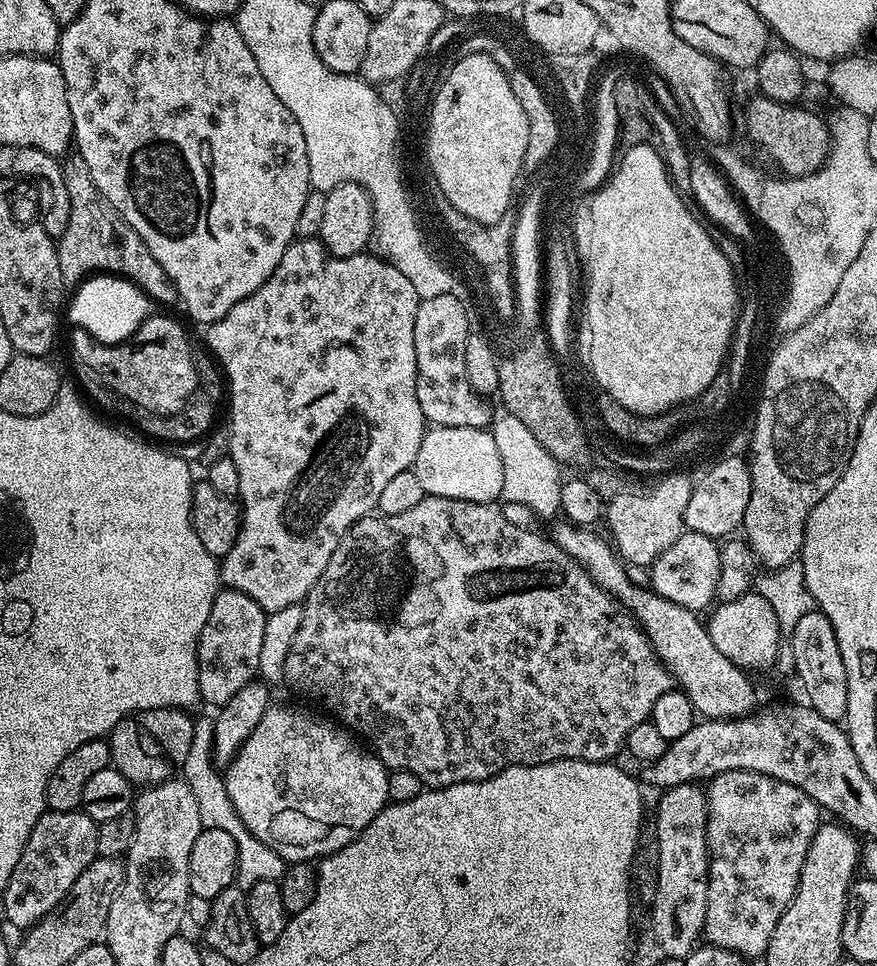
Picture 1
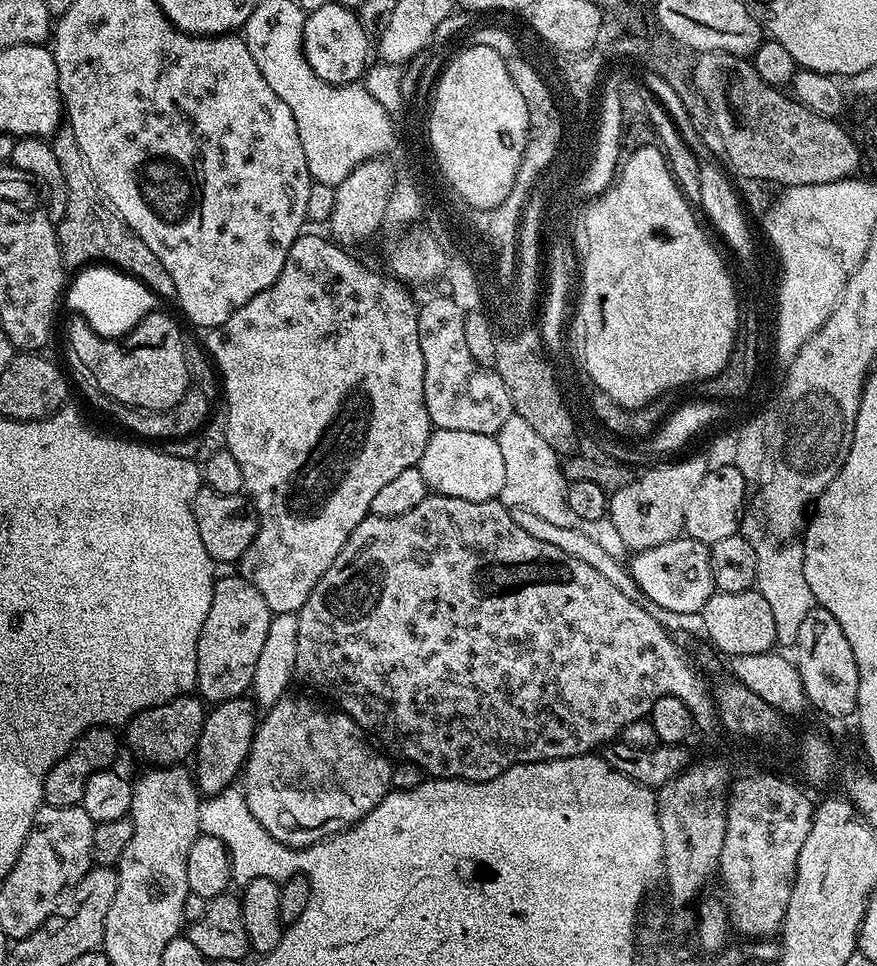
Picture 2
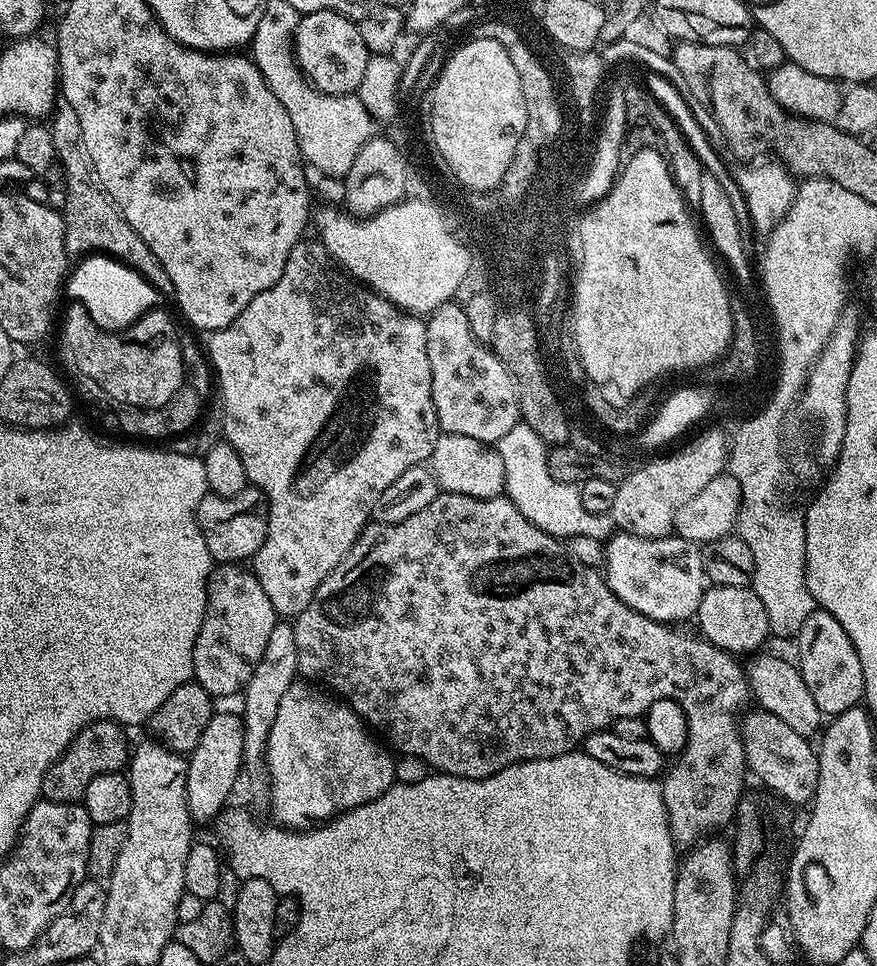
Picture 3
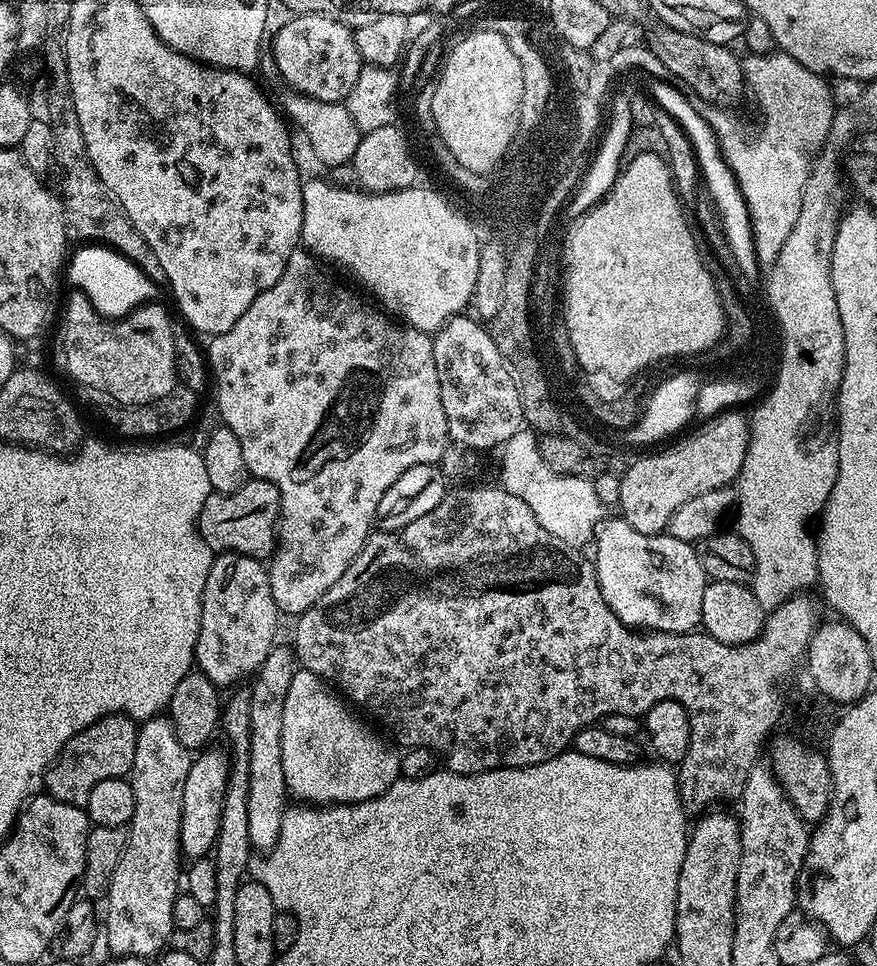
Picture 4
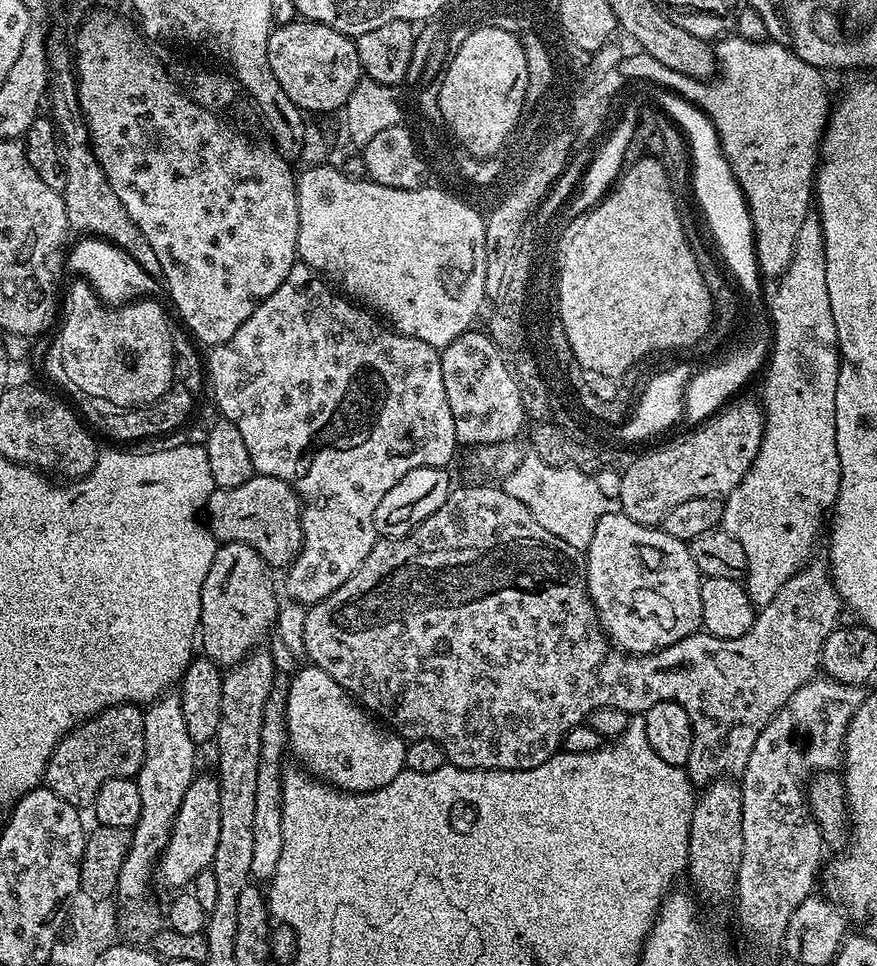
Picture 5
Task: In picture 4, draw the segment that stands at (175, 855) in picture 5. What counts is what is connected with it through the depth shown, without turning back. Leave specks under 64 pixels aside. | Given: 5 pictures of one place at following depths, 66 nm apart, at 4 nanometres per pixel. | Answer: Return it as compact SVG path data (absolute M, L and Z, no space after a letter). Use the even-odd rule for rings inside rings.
M211 748L201 751L193 759L190 774L186 774L186 786L182 786L180 851L188 858L204 858L215 849L222 822L222 802L226 798L230 757L227 751L220 749L219 752L218 749Z

